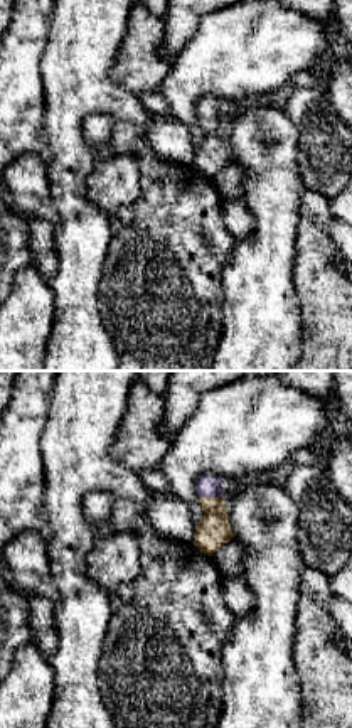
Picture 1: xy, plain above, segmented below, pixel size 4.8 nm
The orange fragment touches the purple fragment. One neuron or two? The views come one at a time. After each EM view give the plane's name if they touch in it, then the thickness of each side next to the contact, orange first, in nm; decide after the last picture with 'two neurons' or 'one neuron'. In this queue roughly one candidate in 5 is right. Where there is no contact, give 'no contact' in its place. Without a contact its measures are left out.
xy | 160/110 nm

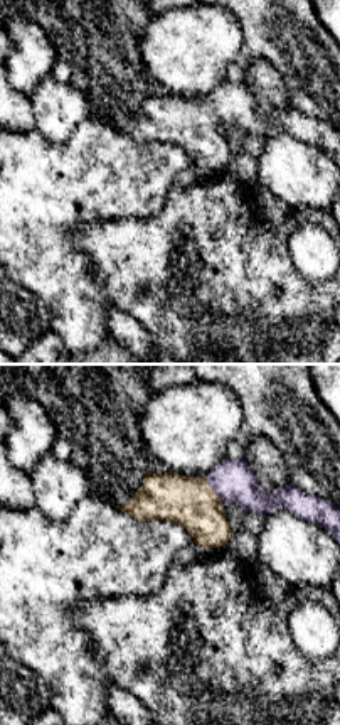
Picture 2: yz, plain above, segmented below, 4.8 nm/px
yz | 240/200 nm

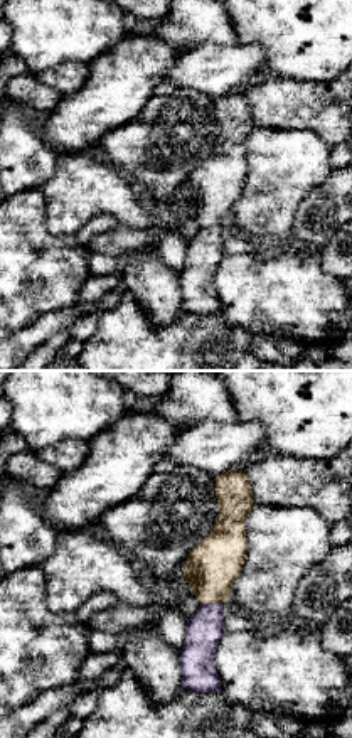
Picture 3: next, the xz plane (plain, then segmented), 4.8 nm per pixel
xz | 260/180 nm

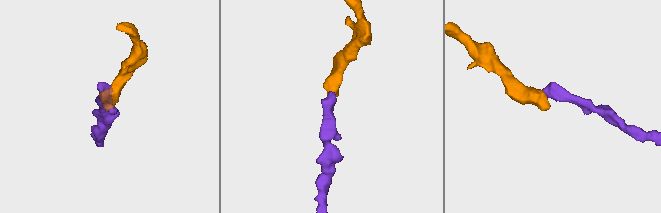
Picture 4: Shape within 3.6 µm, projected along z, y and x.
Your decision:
one neuron

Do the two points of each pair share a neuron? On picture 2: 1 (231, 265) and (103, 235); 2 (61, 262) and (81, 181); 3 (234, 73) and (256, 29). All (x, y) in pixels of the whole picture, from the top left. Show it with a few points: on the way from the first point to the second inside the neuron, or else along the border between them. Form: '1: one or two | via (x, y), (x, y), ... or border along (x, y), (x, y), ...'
1: one | via (202, 231), (180, 216), (162, 235), (137, 235)
2: one | via (59, 241), (61, 201)
3: one | via (241, 63), (256, 44), (256, 39)

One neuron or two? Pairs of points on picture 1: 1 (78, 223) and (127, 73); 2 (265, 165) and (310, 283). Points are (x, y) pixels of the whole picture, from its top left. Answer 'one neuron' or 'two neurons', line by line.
1: two neurons
2: two neurons

